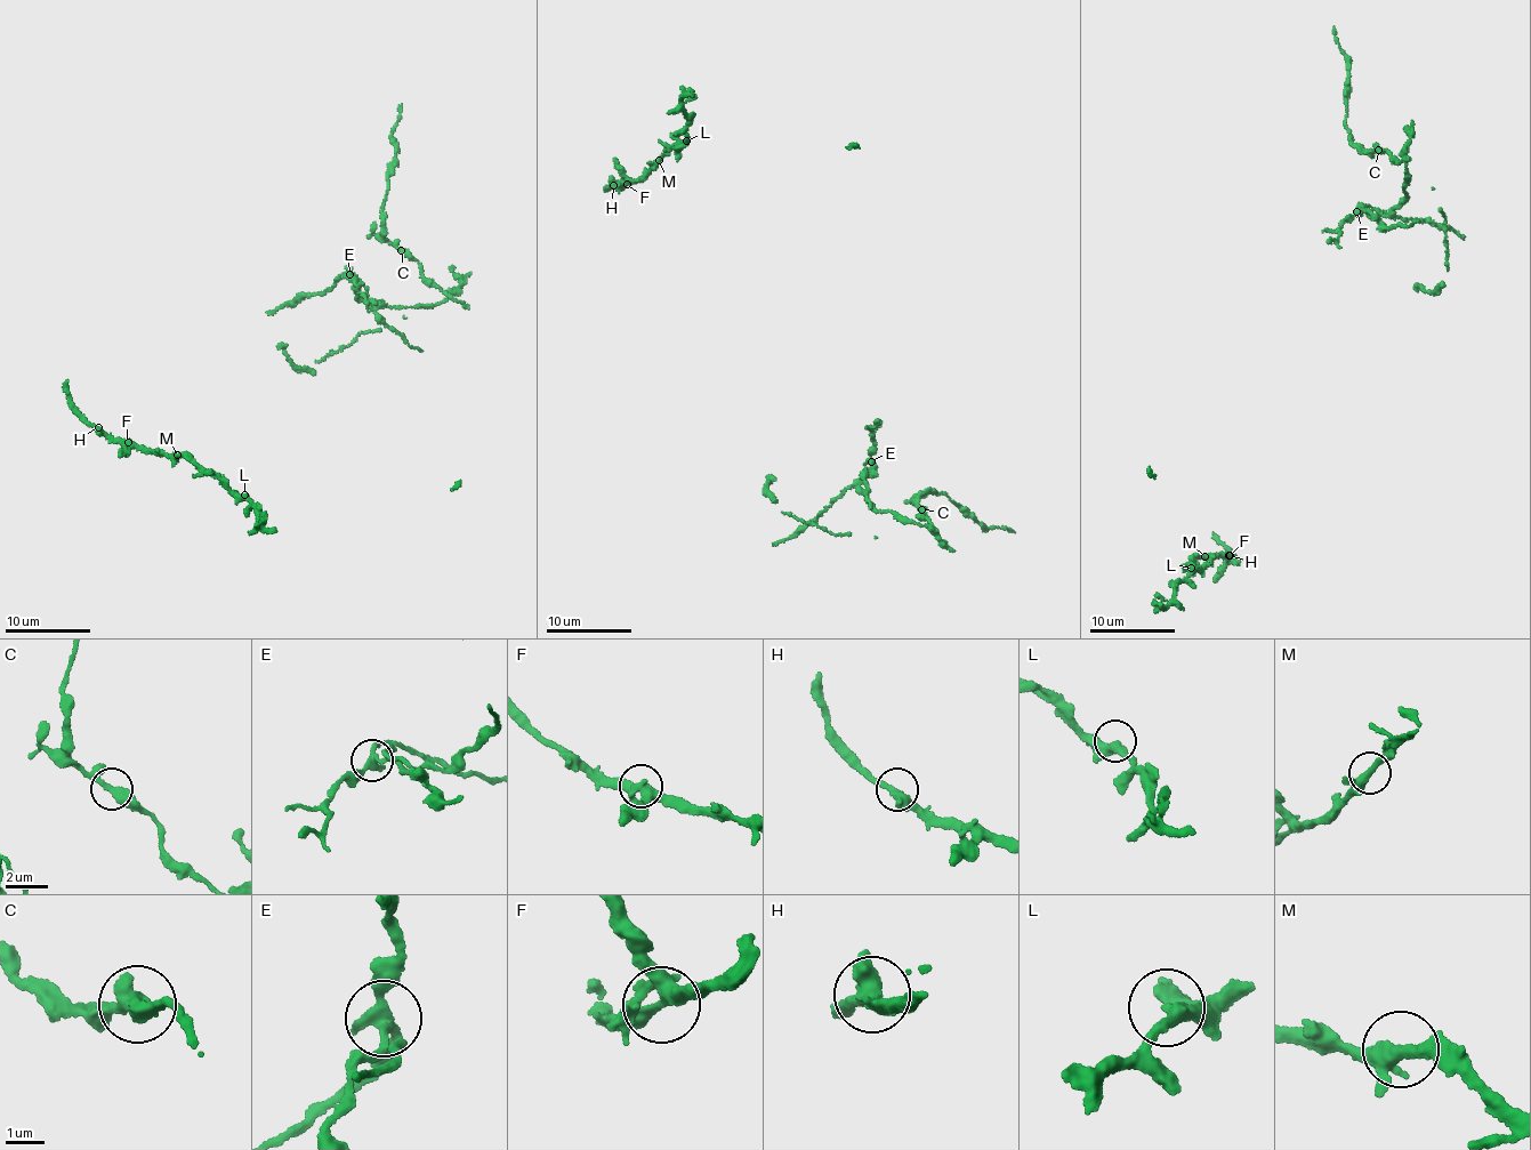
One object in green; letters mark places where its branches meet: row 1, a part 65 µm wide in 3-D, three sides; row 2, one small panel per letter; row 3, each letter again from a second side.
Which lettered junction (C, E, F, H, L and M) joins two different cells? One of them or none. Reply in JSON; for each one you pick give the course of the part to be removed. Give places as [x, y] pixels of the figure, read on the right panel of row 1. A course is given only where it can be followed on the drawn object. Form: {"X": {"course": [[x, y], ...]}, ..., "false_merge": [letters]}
{"E": {"course": [[1358, 211], [1360, 206], [1367, 204], [1392, 217], [1411, 217], [1465, 236]]}, "false_merge": ["E"]}

